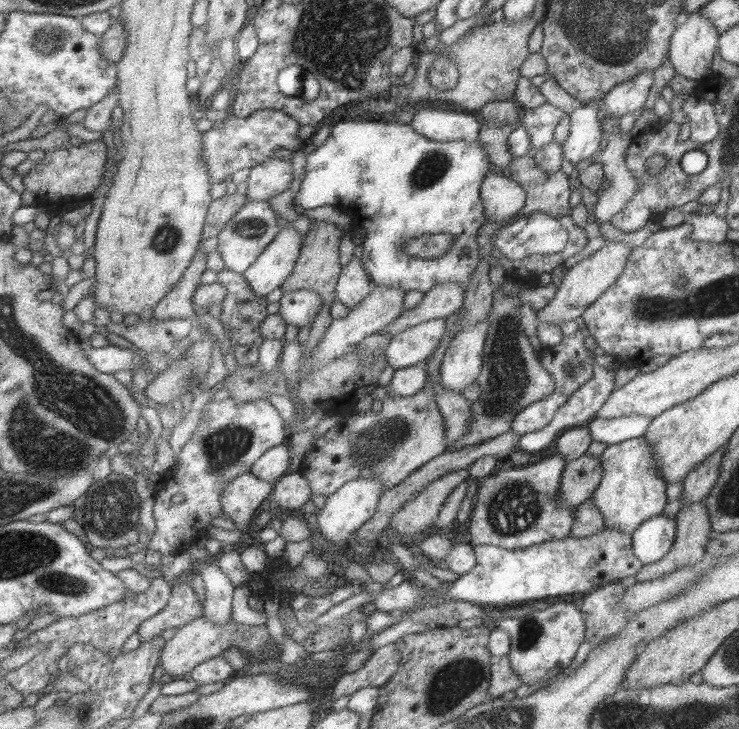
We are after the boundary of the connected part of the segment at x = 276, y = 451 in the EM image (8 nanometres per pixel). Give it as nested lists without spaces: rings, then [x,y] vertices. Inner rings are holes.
[[[288,443],[268,450],[251,469],[251,472],[269,483],[276,484],[280,478],[287,475],[291,468],[292,449]]]

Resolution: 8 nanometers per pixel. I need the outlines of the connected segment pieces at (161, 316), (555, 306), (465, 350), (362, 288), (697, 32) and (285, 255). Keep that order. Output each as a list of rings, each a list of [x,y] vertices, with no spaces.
[[[198,250],[192,266],[181,282],[150,312],[156,320],[195,319],[195,291],[201,286],[202,274],[208,269],[208,254]]]
[[[622,237],[616,241],[606,241],[597,251],[568,268],[553,299],[536,310],[536,320],[560,325],[569,320],[575,320],[577,316],[582,316],[585,308],[597,300],[597,297],[601,296],[601,293],[609,288],[609,285],[613,284],[613,281],[621,274],[627,255],[631,250],[623,239]]]
[[[486,319],[478,320],[469,330],[462,330],[451,340],[442,362],[440,373],[443,387],[447,391],[463,393],[477,383],[483,364]]]
[[[353,259],[343,267],[336,291],[338,300],[350,310],[360,306],[362,302],[376,289],[362,259]]]
[[[699,10],[689,14],[686,22],[677,26],[670,38],[668,60],[674,74],[695,81],[709,76],[718,40],[716,28],[699,15]]]
[[[292,225],[281,229],[244,275],[257,296],[267,296],[291,276],[300,257],[303,241]]]

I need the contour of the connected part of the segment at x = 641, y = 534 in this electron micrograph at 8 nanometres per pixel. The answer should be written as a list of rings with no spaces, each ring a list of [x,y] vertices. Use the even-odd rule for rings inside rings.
[[[658,514],[633,530],[632,551],[641,564],[650,565],[665,556],[675,536],[675,525],[674,519]]]

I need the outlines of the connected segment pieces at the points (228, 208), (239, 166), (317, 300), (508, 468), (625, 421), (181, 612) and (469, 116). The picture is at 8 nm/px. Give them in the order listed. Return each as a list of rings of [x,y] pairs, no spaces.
[[[234,193],[225,195],[223,198],[214,200],[211,203],[208,219],[205,223],[205,238],[215,238],[225,228],[225,225],[241,210],[247,202],[248,196]]]
[[[273,109],[258,110],[248,117],[229,113],[224,119],[215,122],[208,131],[202,132],[205,152],[203,159],[209,167],[213,186],[220,182],[229,182],[230,177],[239,170],[253,169],[276,158],[279,148],[299,151],[304,146],[299,128],[301,124],[296,118]]]
[[[297,290],[283,293],[279,314],[289,326],[303,328],[312,324],[323,306],[322,296],[314,290]]]
[[[556,453],[525,467],[505,462],[491,475],[478,481],[476,505],[468,528],[471,543],[519,550],[567,537],[573,524],[575,506],[558,504],[563,460],[564,457]]]
[[[631,415],[613,419],[594,418],[586,426],[592,440],[611,445],[642,436],[651,421],[645,416]]]
[[[176,579],[173,589],[169,604],[159,614],[141,623],[138,632],[143,643],[161,637],[165,630],[178,630],[203,616],[204,605],[197,600],[195,590],[189,584]]]
[[[423,106],[415,115],[413,128],[429,140],[437,142],[475,142],[483,121],[477,112],[461,112]]]

